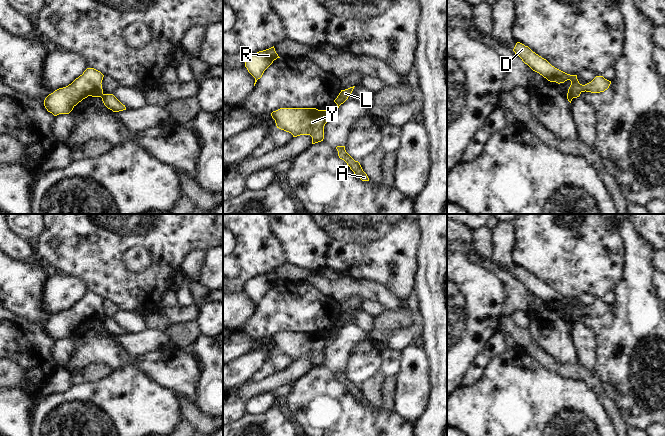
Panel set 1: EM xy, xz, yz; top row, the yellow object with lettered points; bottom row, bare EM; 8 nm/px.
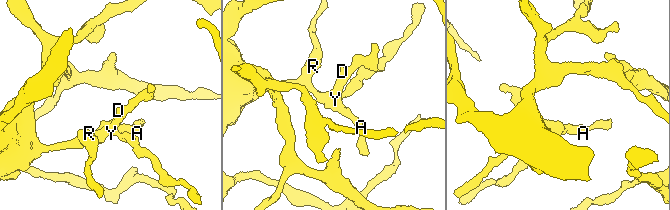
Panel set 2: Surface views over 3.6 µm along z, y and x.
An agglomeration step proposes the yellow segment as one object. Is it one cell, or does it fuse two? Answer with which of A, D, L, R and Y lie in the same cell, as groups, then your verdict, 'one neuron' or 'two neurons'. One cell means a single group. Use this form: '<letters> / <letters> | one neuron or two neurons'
A D R Y / L | two neurons

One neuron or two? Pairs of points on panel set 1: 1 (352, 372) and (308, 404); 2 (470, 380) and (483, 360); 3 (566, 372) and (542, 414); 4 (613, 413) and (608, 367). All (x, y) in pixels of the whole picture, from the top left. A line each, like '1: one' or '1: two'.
1: two
2: one
3: two
4: two

